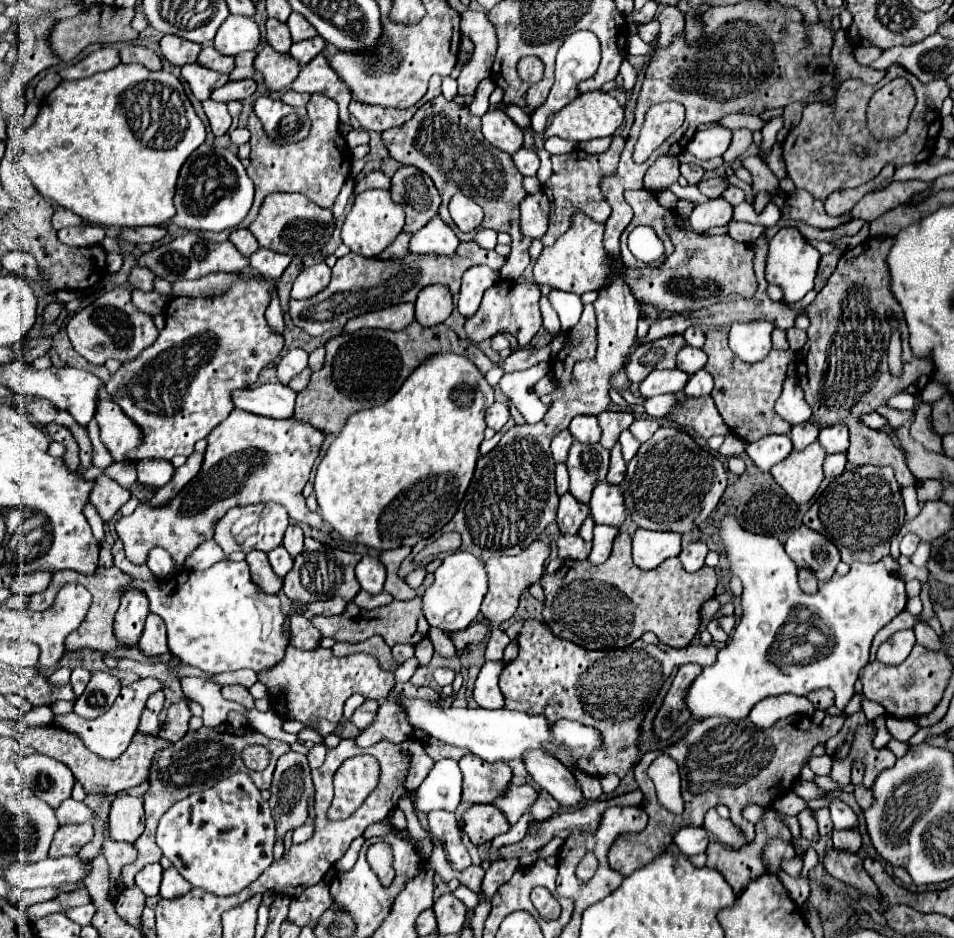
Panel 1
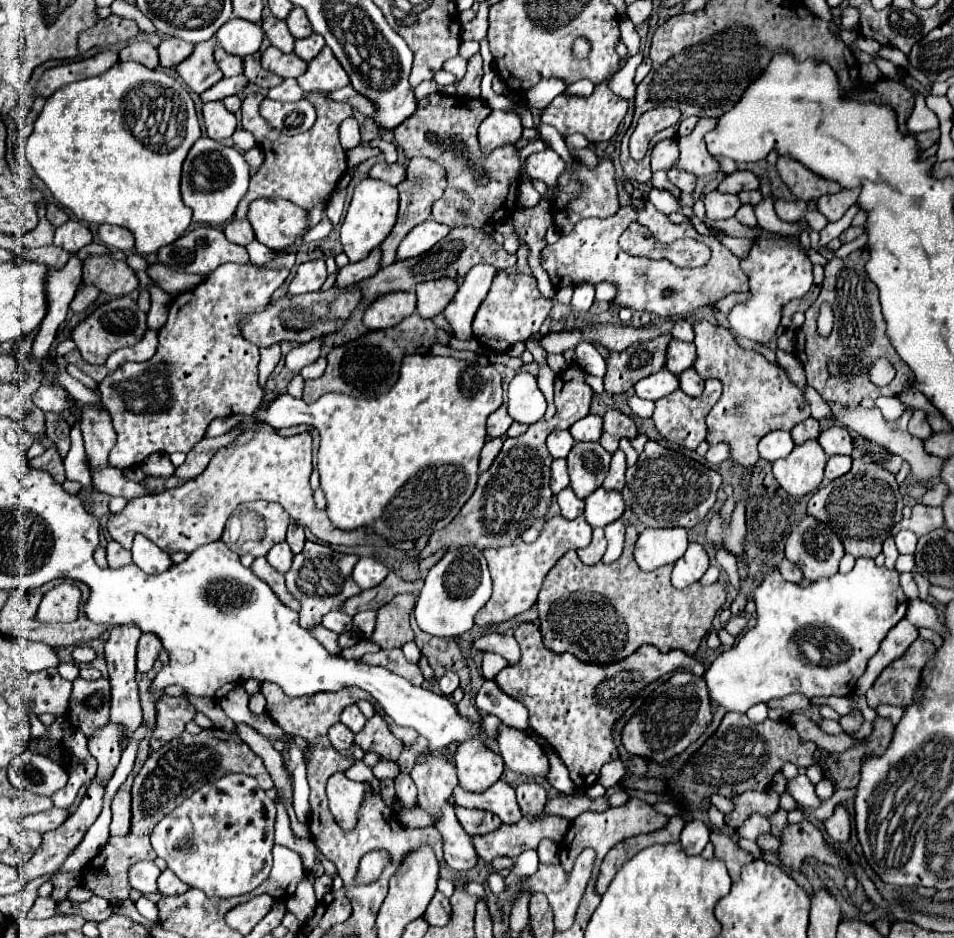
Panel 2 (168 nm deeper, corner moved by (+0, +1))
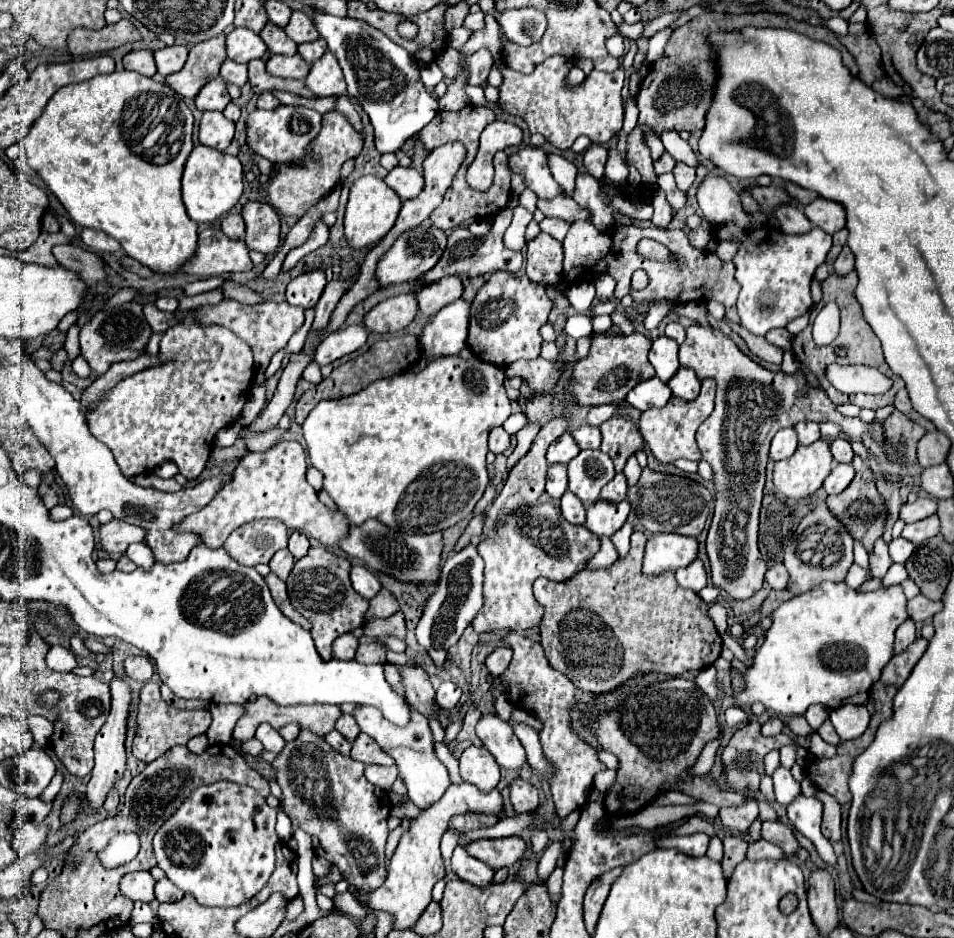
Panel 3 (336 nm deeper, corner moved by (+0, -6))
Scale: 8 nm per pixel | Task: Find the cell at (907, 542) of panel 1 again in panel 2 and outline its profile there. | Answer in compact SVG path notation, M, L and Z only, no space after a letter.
M900 531L896 537L896 547L900 553L914 553L916 543L918 543L918 535L910 533L910 531Z

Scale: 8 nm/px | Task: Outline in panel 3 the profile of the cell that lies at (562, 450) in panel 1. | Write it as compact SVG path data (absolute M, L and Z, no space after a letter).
M564 432L556 442L550 444L548 448L548 462L550 464L556 464L556 462L562 462L562 464L568 464L574 456L578 456L580 448L576 444L576 440L572 438L572 434Z

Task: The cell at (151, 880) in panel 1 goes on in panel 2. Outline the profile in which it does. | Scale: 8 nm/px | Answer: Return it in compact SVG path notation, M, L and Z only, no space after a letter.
M142 861L130 867L130 885L134 889L138 889L140 893L148 895L148 893L156 893L156 879L160 875L160 869L156 867L154 861Z

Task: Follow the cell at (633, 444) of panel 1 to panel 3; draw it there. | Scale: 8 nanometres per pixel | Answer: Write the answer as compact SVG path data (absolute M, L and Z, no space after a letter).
M630 456L628 462L626 462L626 468L624 468L624 474L626 474L626 478L628 478L628 486L634 486L634 484L638 482L640 472L642 472L642 468L640 468L636 456Z

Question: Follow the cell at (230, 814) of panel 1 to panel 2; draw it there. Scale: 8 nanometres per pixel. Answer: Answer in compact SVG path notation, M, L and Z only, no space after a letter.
M224 775L222 779L200 787L192 797L168 813L152 831L152 847L162 857L178 879L190 887L202 889L208 897L234 897L256 889L270 873L272 845L274 845L276 803L266 797L260 785L250 775Z

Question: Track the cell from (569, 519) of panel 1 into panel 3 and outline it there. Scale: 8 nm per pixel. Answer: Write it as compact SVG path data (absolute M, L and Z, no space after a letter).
M570 490L564 492L564 496L560 500L560 508L562 508L564 518L570 524L584 524L586 522L586 510L584 510L582 502L578 500L578 496L574 496Z

